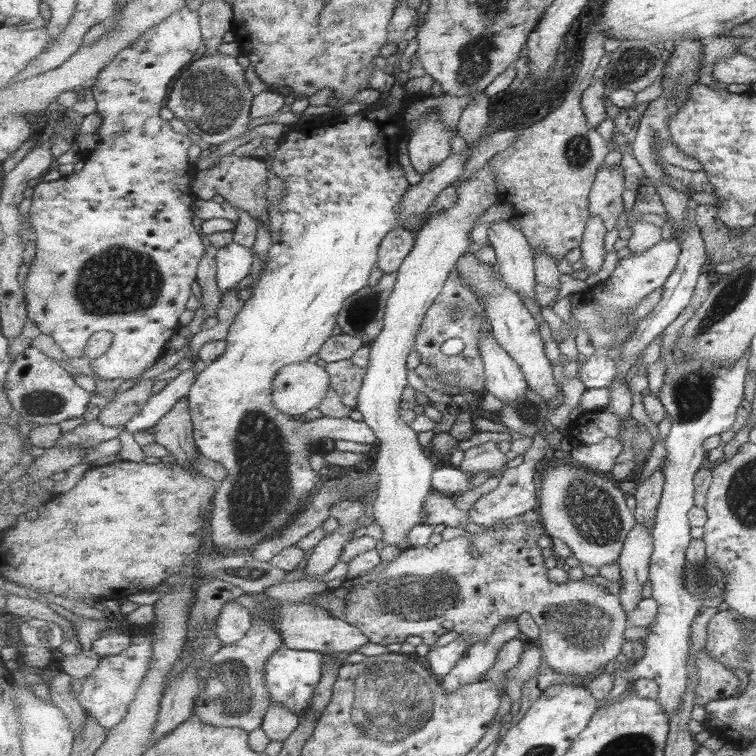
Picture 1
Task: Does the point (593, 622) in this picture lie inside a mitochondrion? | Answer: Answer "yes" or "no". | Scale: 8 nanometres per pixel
yes

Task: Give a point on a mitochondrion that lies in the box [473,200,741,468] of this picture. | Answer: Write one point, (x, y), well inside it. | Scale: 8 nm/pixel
(691, 393)

